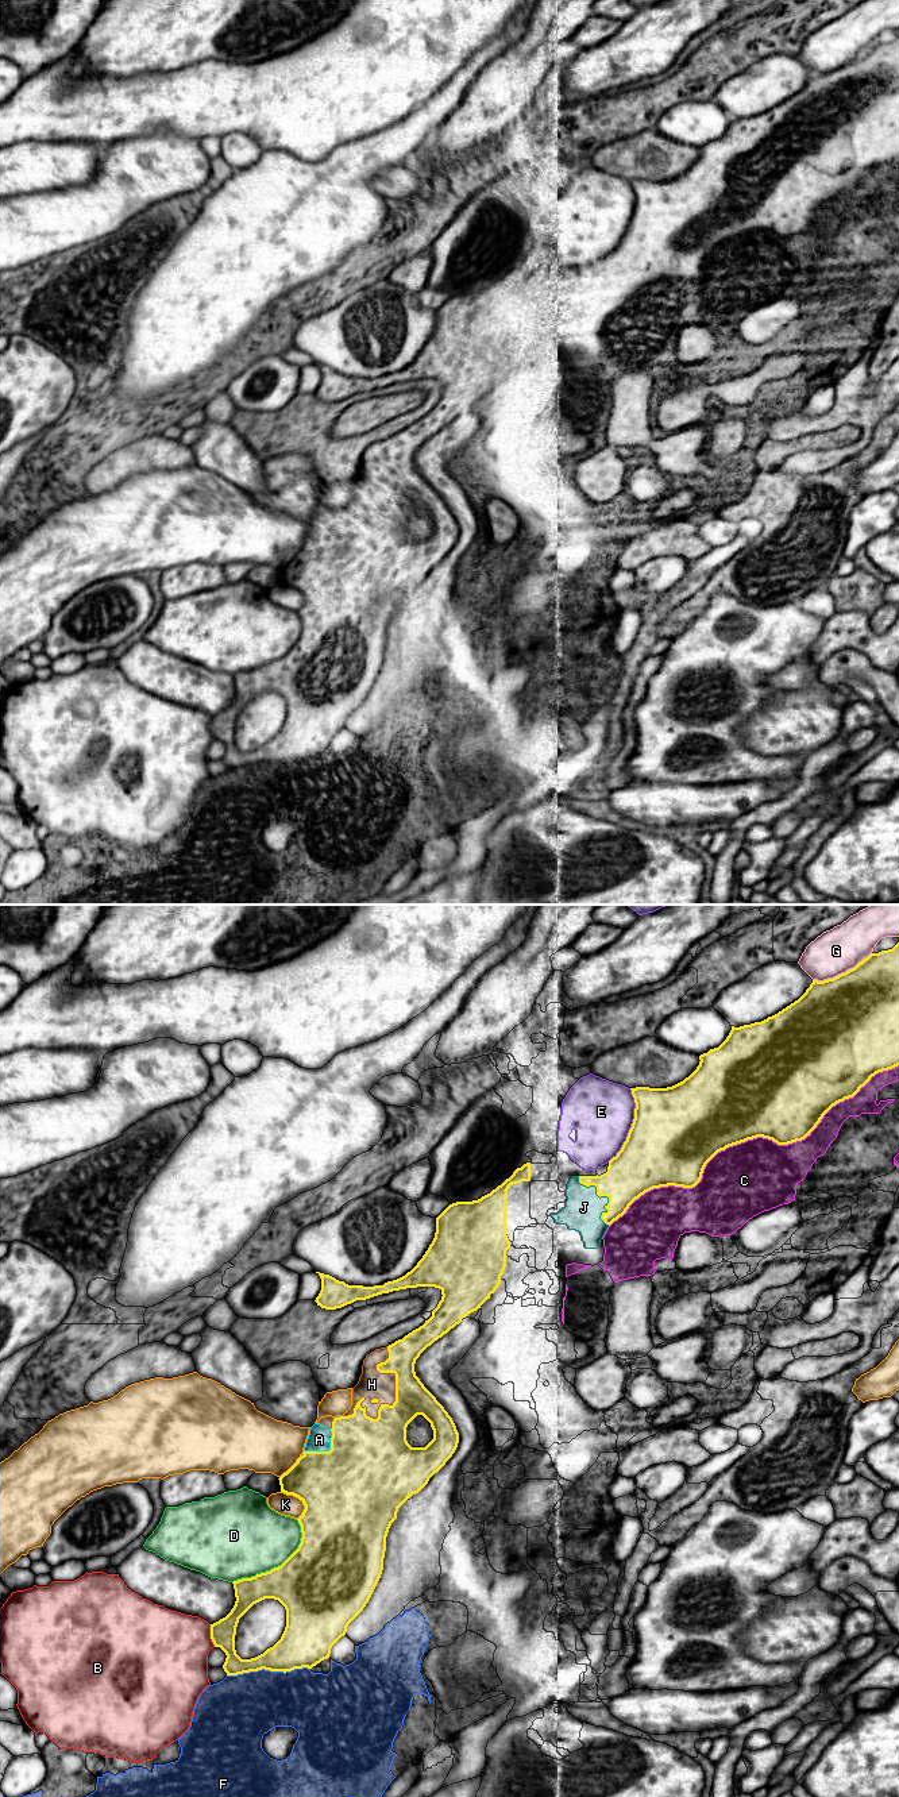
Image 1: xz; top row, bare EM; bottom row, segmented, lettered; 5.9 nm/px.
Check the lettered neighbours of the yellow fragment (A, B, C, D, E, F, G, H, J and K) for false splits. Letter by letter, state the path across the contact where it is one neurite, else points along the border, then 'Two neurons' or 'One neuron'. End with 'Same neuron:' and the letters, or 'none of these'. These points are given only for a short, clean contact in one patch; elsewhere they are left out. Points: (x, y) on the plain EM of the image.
A: One neuron
B: Two neurons
C: Two neurons
D: Two neurons
E: Two neurons
F: Two neurons
G: Two neurons
H: One neuron
J: One neuron
K: Two neurons
Same neuron: A, H, J

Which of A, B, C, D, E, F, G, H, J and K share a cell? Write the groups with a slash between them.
A H J / B / C F / D / E / G / K

